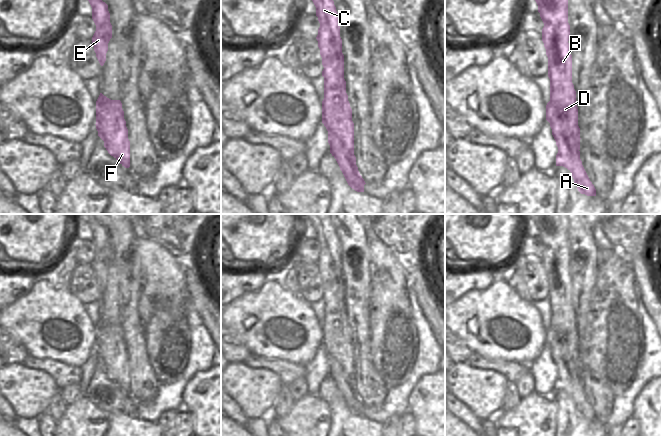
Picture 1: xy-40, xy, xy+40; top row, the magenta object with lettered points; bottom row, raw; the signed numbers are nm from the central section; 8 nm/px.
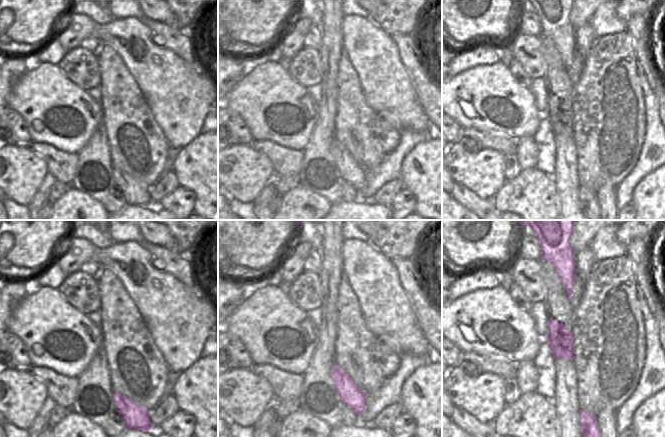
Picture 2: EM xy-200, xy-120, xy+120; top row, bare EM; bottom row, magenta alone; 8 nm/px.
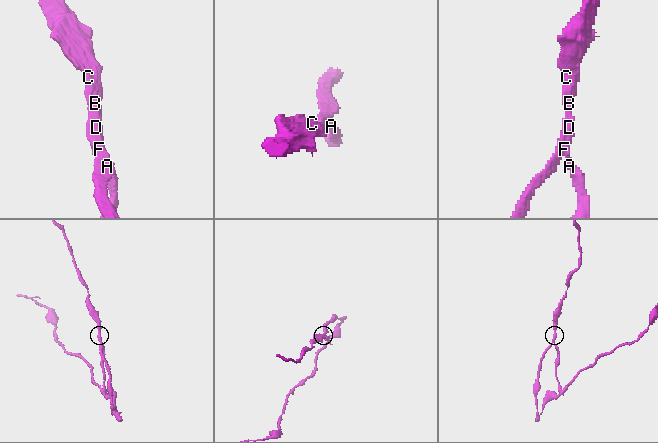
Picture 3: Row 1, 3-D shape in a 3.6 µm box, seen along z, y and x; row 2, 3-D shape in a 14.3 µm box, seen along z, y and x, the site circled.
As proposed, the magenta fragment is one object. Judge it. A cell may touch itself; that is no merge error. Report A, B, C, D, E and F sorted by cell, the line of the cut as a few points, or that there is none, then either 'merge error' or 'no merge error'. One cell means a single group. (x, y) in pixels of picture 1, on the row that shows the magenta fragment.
groups A / B C D E F; cut xy (349, 151), (349, 166), (353, 173), (354, 188); merge error

